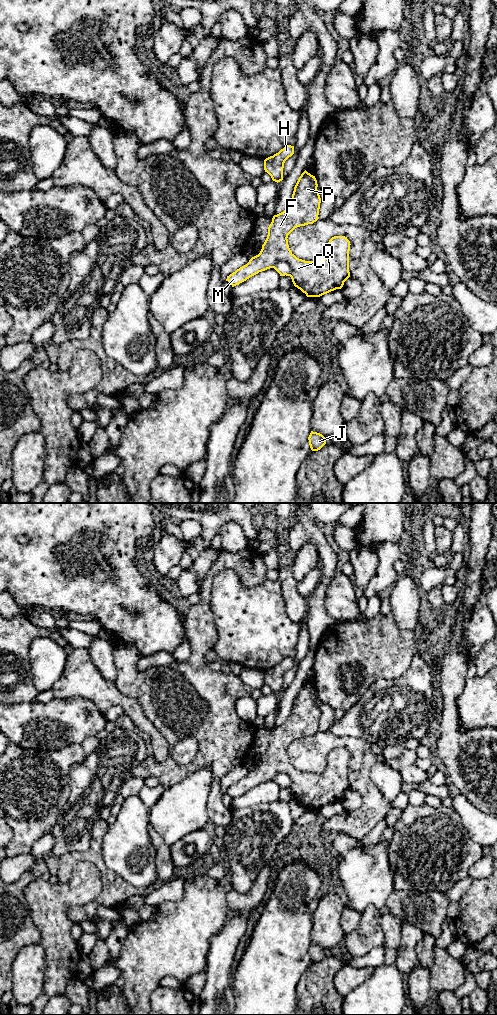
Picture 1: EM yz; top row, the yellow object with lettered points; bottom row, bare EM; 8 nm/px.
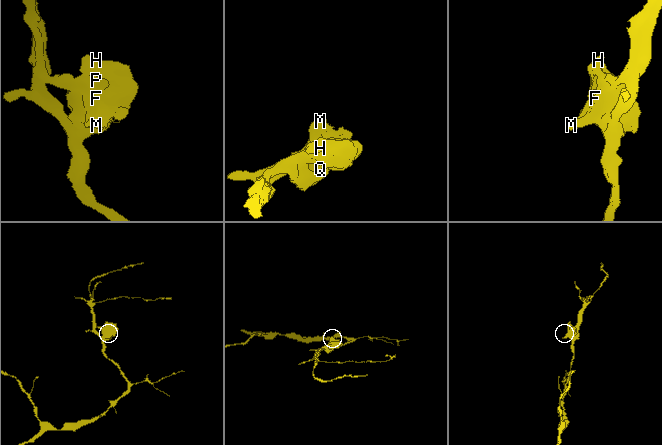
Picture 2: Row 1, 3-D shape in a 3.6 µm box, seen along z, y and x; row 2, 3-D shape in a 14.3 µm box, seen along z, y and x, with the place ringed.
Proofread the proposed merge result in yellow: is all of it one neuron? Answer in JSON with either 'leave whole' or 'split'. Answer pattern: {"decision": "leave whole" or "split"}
{"decision": "split"}

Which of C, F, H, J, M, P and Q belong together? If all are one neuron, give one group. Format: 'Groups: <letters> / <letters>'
Groups: C F H M P Q / J

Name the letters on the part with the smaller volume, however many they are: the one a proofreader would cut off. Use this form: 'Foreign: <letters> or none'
Foreign: C, F, H, M, P, Q

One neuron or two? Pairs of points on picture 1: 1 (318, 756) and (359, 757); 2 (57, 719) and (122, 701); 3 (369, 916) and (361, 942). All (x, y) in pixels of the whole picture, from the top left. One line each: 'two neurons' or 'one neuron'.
1: one neuron
2: two neurons
3: one neuron

